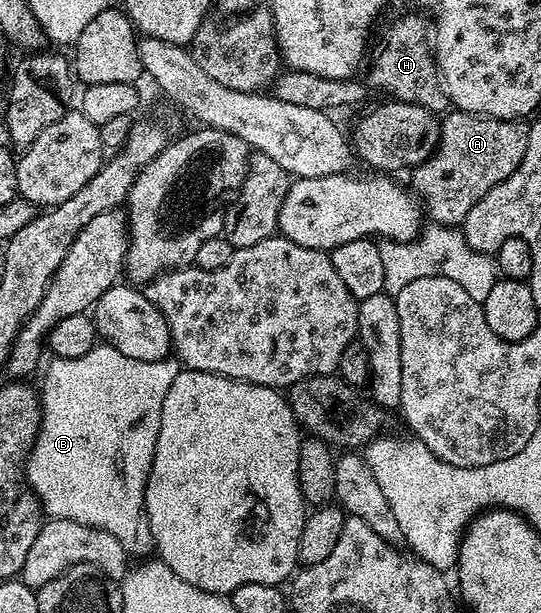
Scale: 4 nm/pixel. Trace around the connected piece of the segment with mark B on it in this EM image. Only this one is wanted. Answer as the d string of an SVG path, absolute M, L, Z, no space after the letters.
M97 343L90 351L86 351L86 355L52 357L49 362L48 370L46 370L47 365L43 370L43 373L45 372L44 389L42 385L39 390L40 430L37 431L36 441L29 449L26 458L26 484L29 490L40 498L40 508L49 518L74 519L74 523L82 523L90 527L98 527L102 531L110 531L114 535L114 539L118 539L118 543L122 543L129 558L147 558L154 549L154 535L150 531L150 523L146 519L146 507L144 506L146 483L154 459L154 447L158 443L158 427L162 423L162 399L166 399L166 391L170 391L170 383L174 383L174 379L179 375L182 366L176 359L162 361L130 359L130 355L122 355L122 351L118 351L107 343Z

